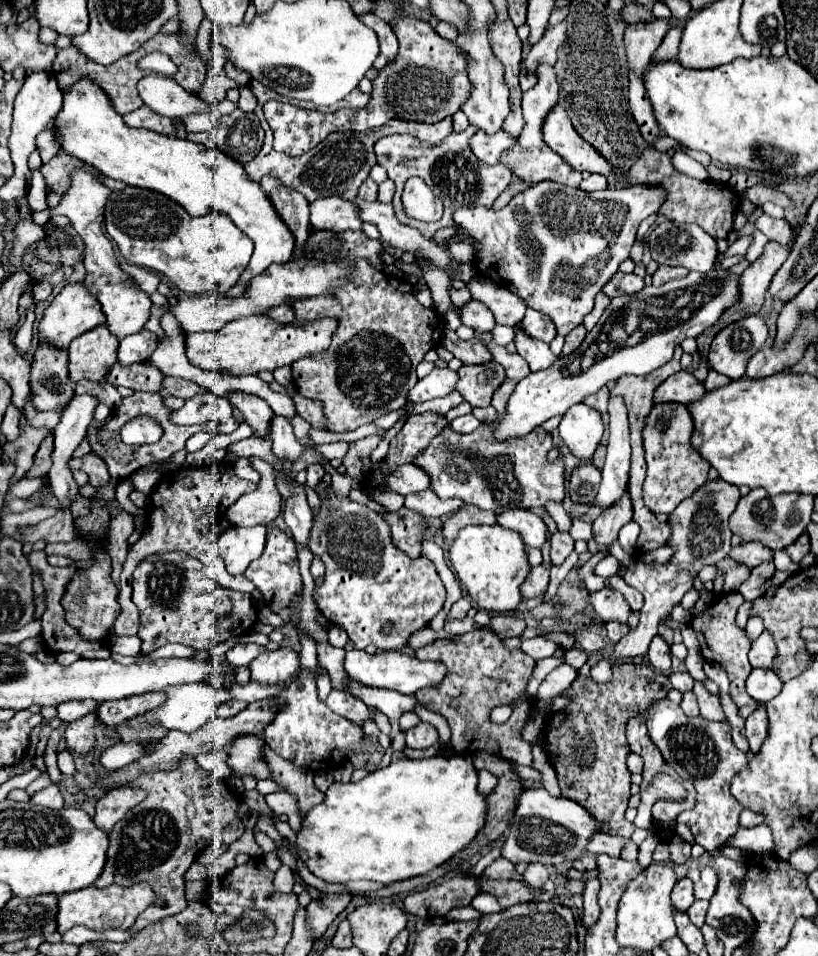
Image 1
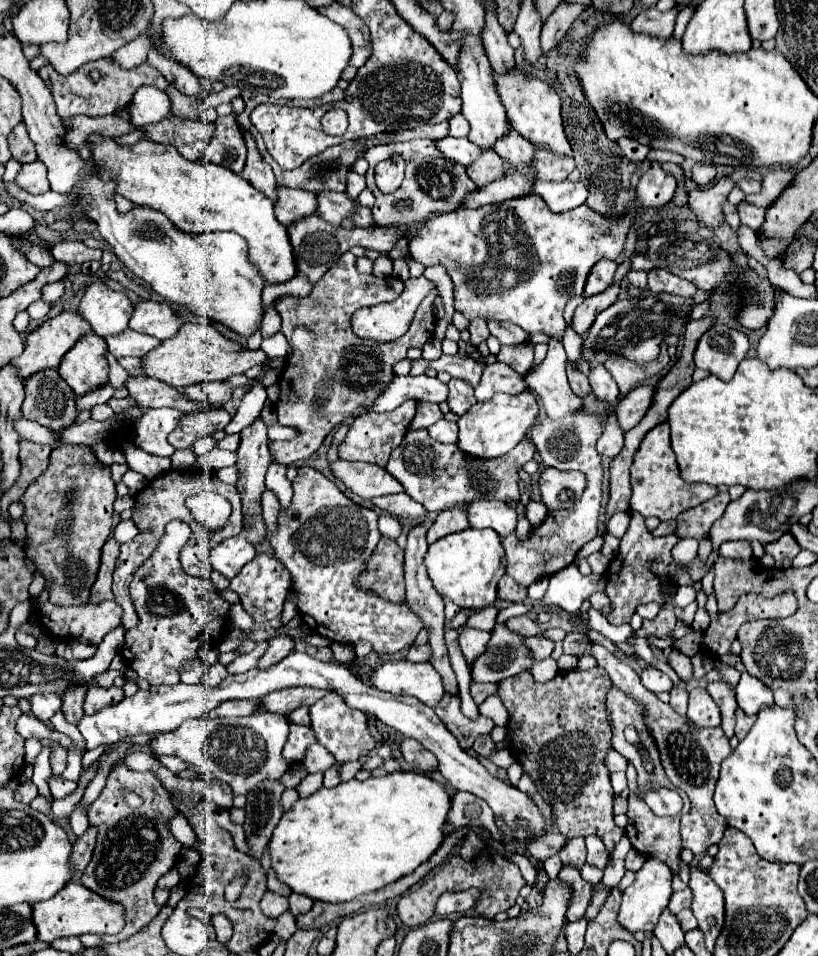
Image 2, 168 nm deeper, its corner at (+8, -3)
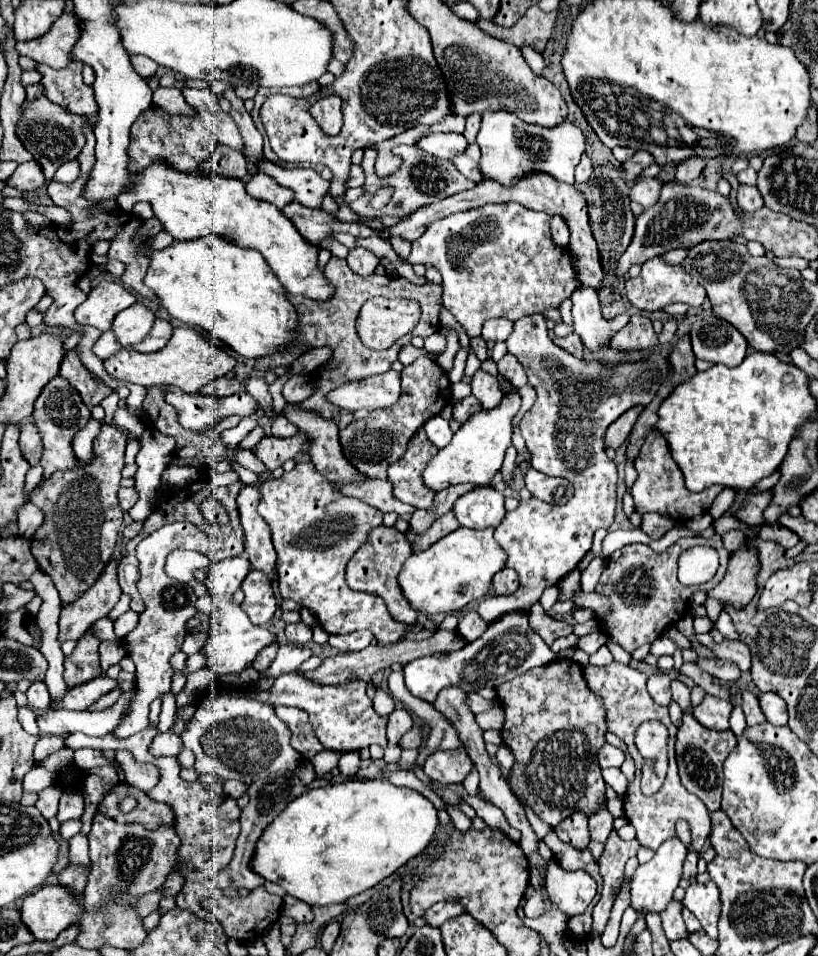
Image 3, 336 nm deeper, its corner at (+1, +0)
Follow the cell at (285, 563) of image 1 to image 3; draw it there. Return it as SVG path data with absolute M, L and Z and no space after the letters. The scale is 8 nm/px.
M249 571L247 579L241 585L245 593L245 601L241 603L241 609L247 613L253 625L265 625L273 619L277 611L277 599L273 595L273 585L263 577L263 573Z

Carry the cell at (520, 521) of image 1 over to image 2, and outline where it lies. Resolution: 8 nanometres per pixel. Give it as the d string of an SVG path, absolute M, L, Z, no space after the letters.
M498 500L492 502L476 502L468 506L470 526L474 528L492 528L500 536L508 536L516 530L518 516L510 504L500 504Z

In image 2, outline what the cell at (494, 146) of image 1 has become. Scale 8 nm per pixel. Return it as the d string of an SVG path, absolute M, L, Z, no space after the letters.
M446 136L442 140L438 140L436 144L444 156L448 156L450 160L456 160L458 164L472 164L484 150L478 148L476 144L472 144L468 138L452 138Z

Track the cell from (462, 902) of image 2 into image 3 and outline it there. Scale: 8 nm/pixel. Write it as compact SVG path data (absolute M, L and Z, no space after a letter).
M433 905L431 909L427 909L425 913L425 923L431 927L441 927L447 919L453 919L455 915L461 915L463 909L459 909L459 905Z

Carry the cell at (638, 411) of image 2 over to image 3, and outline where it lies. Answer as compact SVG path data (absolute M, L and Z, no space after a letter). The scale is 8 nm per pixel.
M629 409L627 413L623 413L623 417L619 417L615 423L609 425L609 429L605 433L605 449L607 447L617 449L625 443L625 439L629 437L629 433L631 433L637 417L639 417L639 411L641 409Z

